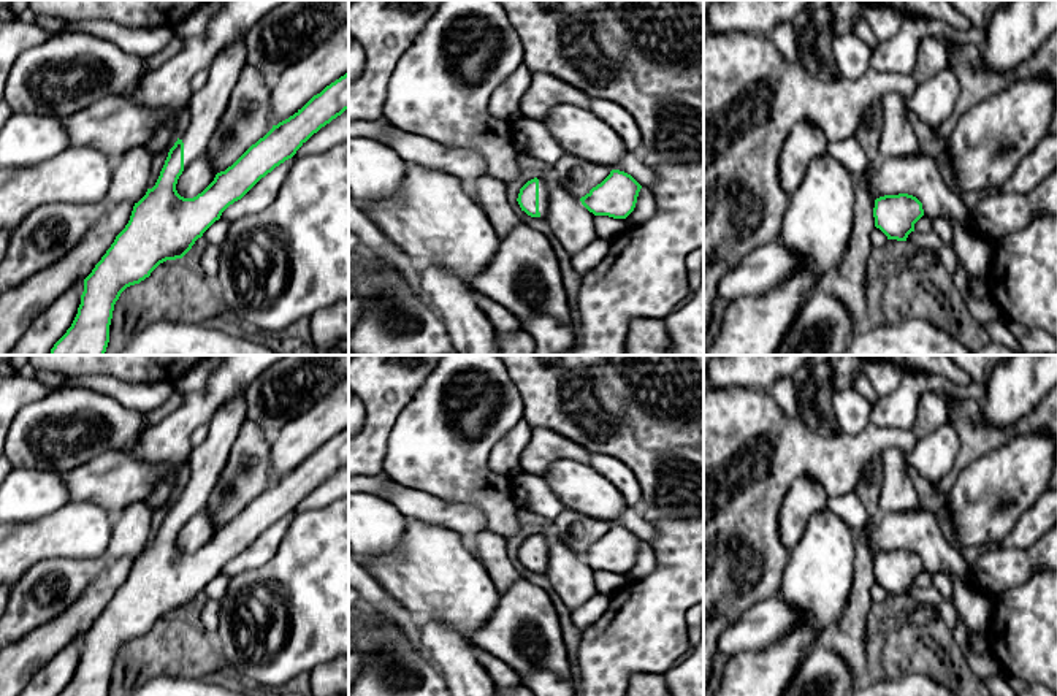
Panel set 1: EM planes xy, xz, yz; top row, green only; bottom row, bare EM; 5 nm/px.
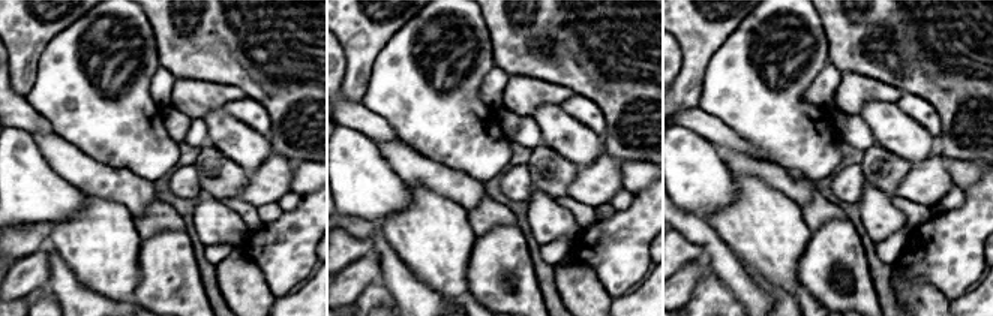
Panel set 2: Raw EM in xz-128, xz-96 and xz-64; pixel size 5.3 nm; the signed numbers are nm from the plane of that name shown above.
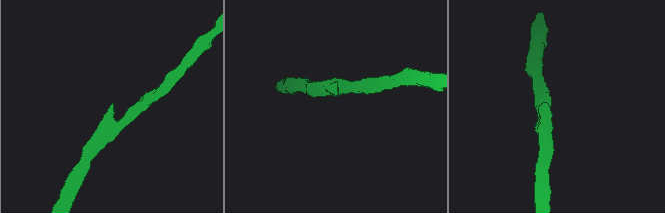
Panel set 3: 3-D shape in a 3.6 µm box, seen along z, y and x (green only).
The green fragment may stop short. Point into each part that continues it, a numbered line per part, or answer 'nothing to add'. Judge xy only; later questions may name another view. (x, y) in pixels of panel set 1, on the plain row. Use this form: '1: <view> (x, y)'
1: xy (206, 462)

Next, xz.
1: xz (542, 538)

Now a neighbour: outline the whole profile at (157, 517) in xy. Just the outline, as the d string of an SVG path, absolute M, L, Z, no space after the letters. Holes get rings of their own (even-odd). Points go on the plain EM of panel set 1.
M171 503L158 507L157 511L152 511L152 517L151 517L151 537L149 537L149 544L152 544L160 531L160 526L165 520L165 515L168 512Z

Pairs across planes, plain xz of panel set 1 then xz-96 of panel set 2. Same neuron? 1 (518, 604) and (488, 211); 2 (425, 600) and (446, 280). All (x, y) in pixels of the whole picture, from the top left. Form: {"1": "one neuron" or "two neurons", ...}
{"1": "two neurons", "2": "one neuron"}

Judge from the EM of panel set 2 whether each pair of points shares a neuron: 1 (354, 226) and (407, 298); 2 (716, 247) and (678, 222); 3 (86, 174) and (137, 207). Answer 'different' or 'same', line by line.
1: same
2: same
3: same

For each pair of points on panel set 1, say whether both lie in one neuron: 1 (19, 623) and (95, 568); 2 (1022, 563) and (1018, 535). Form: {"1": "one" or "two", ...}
{"1": "one", "2": "two"}

